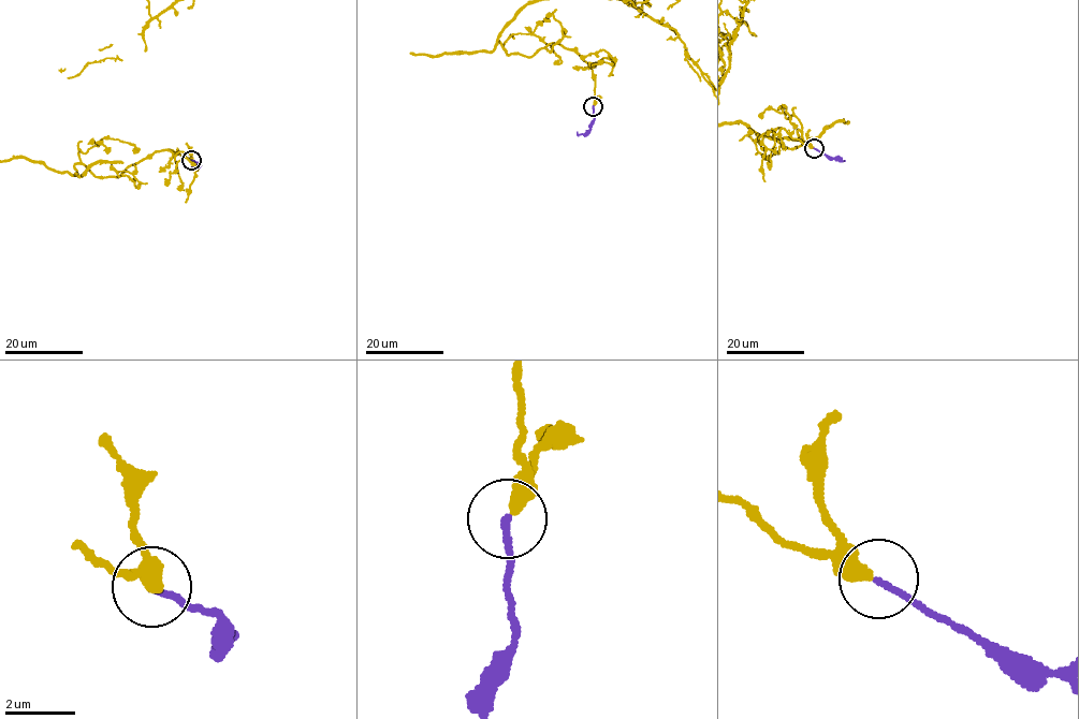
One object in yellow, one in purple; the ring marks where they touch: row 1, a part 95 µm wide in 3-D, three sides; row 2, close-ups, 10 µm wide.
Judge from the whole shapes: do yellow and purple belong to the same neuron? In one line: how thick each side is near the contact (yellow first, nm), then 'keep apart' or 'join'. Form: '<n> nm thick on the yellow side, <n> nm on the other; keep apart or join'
440 nm thick on the yellow side, 160 nm on the other; keep apart

